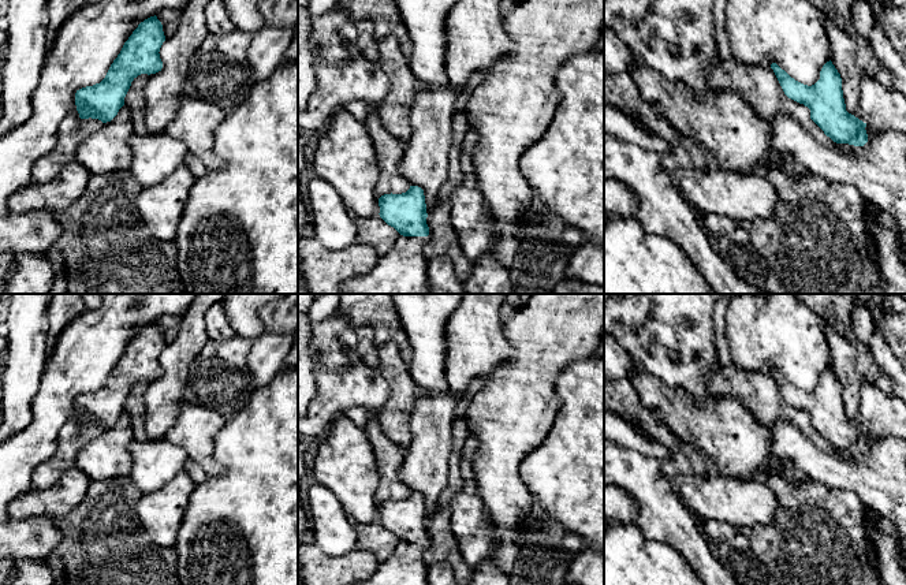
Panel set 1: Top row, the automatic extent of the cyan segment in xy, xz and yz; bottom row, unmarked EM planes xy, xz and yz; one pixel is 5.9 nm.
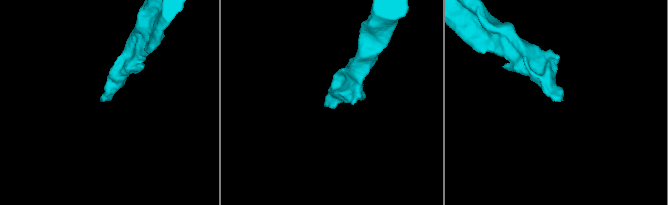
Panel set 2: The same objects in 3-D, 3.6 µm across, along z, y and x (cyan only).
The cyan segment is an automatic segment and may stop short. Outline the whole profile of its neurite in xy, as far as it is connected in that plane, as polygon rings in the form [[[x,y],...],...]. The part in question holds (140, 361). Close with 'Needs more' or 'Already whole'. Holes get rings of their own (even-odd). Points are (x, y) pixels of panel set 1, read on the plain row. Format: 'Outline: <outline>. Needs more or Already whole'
Outline: [[[157,323],[141,328],[124,349],[111,370],[105,384],[75,399],[75,411],[81,425],[111,428],[124,411],[131,388],[141,380],[161,377],[160,354],[165,347],[163,331]]]. Already whole

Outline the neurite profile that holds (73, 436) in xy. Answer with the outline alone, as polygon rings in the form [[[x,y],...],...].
[[[75,414],[59,431],[56,452],[40,463],[31,477],[33,489],[53,487],[61,474],[75,466],[79,451],[102,432],[98,425],[81,425]]]

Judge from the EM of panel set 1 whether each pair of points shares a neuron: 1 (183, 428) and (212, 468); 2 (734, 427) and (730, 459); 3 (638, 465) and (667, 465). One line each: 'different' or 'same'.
1: same
2: same
3: different

